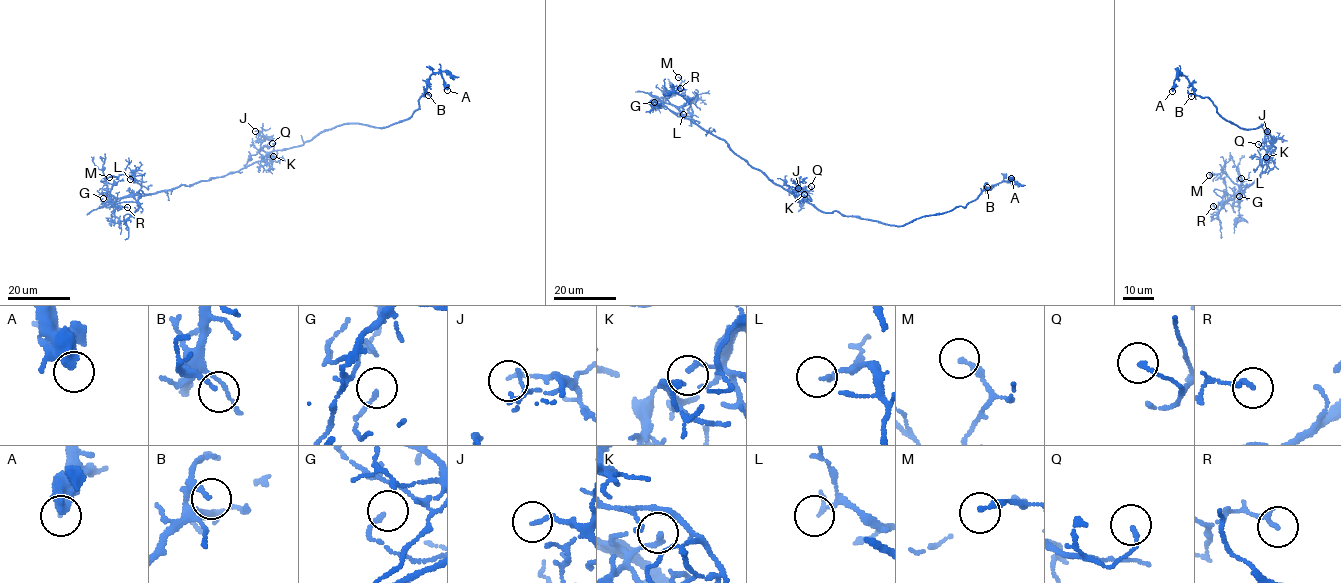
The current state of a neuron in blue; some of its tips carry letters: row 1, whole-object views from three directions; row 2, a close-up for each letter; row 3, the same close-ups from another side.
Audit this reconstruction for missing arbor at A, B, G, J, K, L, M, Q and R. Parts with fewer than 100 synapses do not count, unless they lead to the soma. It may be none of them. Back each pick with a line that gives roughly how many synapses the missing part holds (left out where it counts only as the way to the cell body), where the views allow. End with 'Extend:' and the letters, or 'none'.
Extend: none

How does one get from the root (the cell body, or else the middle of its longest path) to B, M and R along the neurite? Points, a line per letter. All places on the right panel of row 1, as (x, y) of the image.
B: (1276, 148), (1269, 142), (1270, 136), (1265, 125), (1245, 129), (1224, 119), (1207, 98), (1195, 93), (1191, 96)
M: (1276, 148), (1261, 177), (1247, 184), (1241, 194), (1226, 173), (1209, 175)
R: (1276, 148), (1261, 177), (1247, 184), (1241, 194), (1213, 206)

